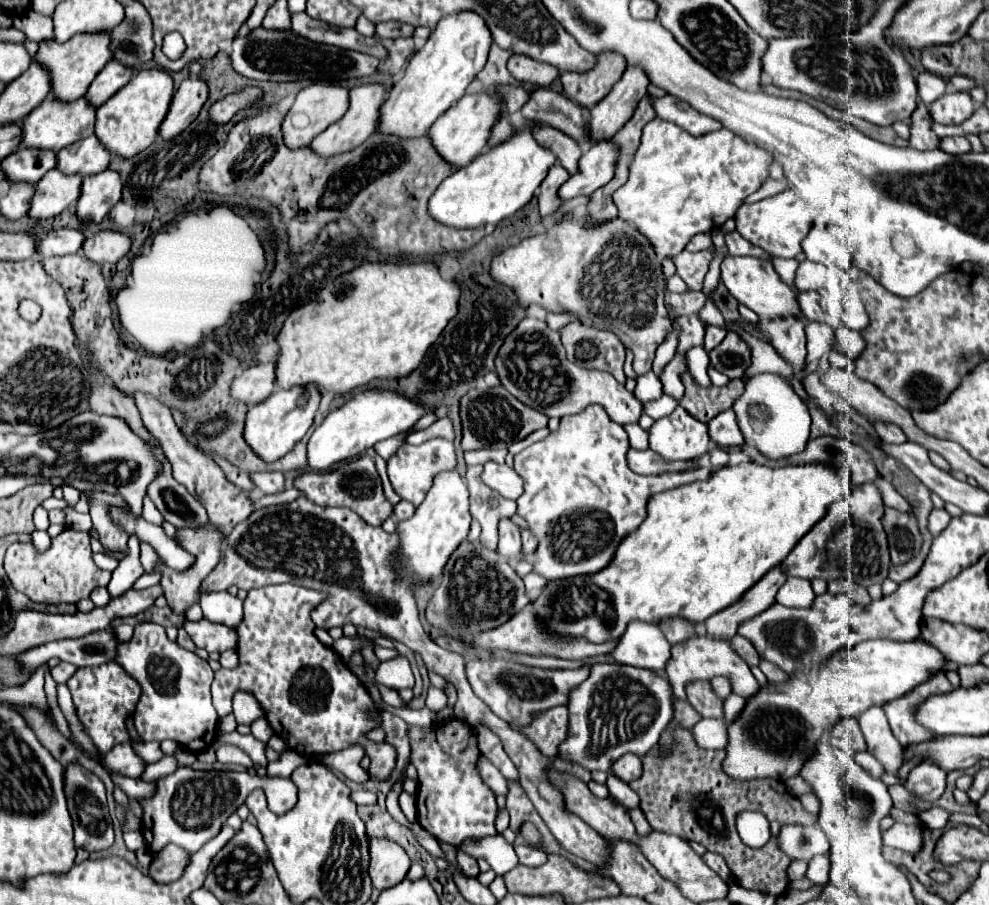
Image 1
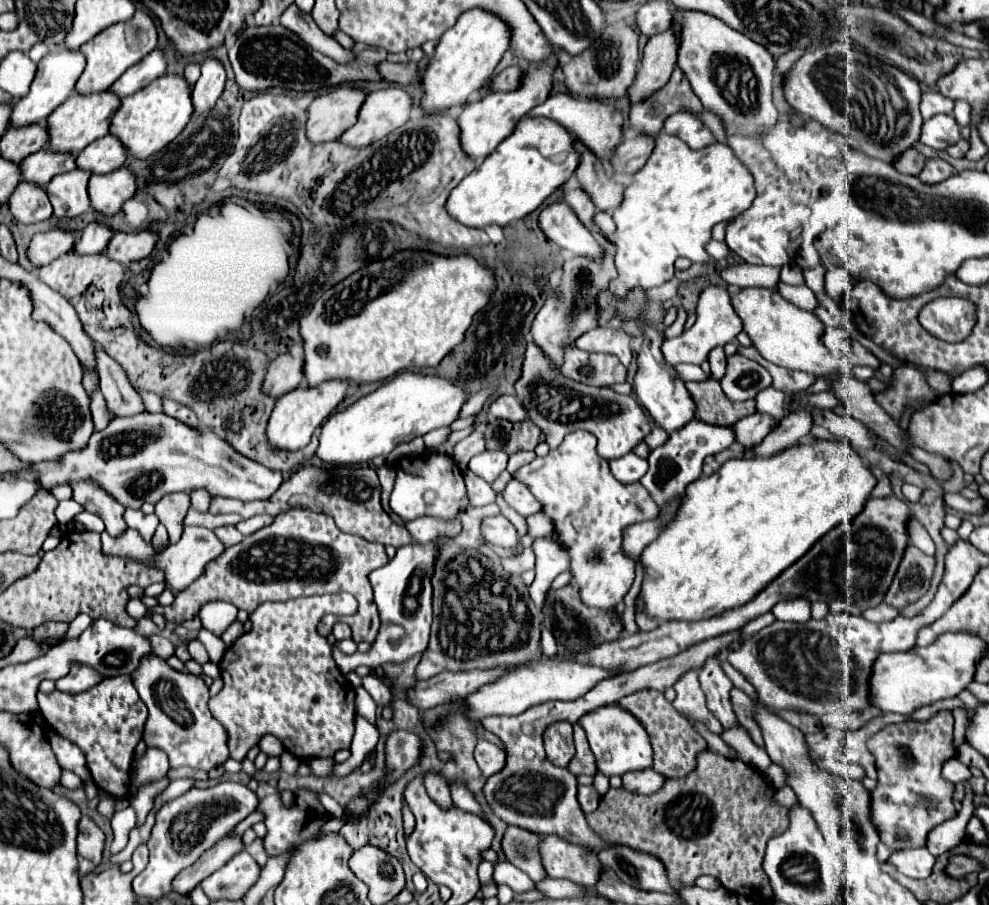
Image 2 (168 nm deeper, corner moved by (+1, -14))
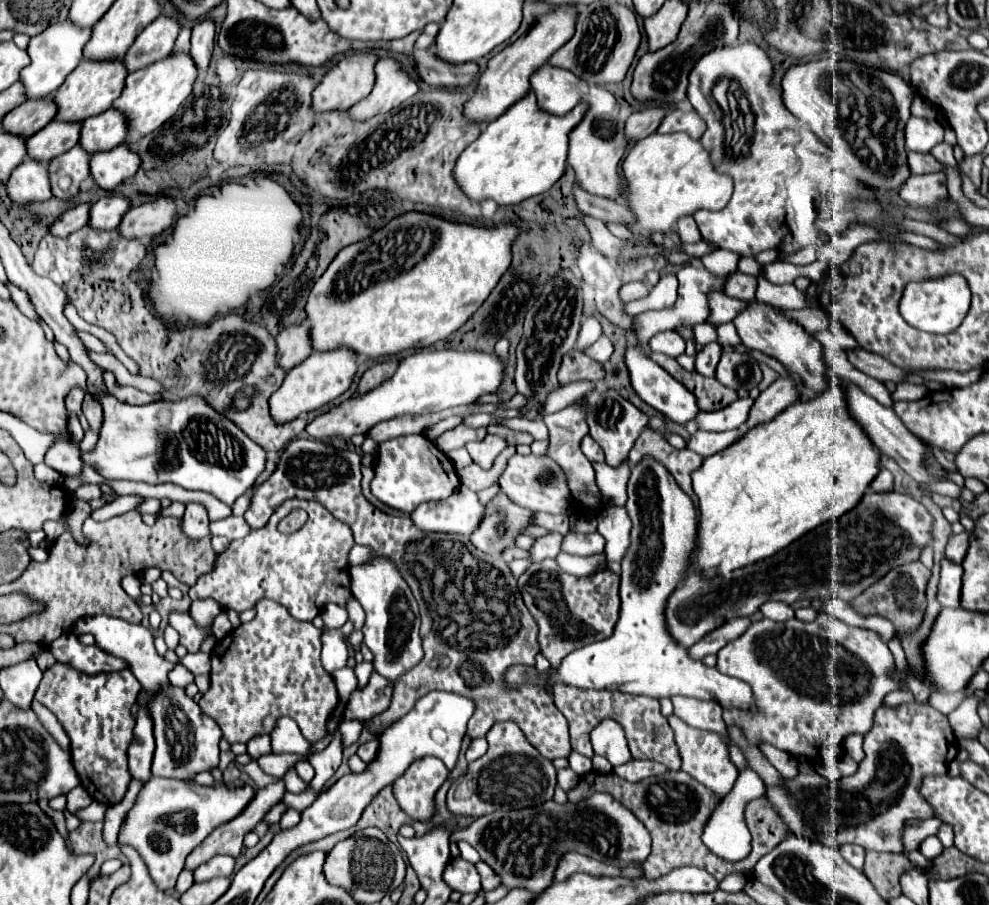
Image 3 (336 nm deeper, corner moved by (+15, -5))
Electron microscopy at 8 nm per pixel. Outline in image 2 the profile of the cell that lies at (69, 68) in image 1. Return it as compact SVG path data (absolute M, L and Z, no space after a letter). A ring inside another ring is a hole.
M138 10L128 22L108 26L106 30L102 30L98 36L94 36L90 42L86 42L80 48L86 56L86 70L82 72L76 84L76 92L92 94L92 92L108 90L130 66L140 62L156 46L158 46L158 30L156 30L154 18L148 12Z

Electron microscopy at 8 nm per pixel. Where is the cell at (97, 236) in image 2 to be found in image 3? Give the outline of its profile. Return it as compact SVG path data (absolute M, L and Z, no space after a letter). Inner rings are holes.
M102 197L90 207L90 221L88 225L98 231L116 229L120 217L130 209L130 201L126 197Z

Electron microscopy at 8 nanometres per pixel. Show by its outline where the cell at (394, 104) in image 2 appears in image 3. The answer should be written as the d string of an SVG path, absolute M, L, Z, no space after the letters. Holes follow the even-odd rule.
M380 59L374 71L376 83L372 93L346 111L352 121L368 121L376 115L388 113L418 93L418 81L402 71L396 61Z

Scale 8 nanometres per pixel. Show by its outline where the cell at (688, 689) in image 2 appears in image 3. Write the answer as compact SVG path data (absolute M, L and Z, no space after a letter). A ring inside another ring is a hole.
M672 713L668 717L670 727L674 729L676 735L676 743L680 749L680 757L682 757L682 769L686 773L690 773L696 781L704 783L708 789L712 789L718 797L726 797L736 781L736 773L738 769L732 765L730 755L728 755L728 747L722 739L720 733L714 731L702 731L702 729L694 729L690 725L686 725L676 713Z

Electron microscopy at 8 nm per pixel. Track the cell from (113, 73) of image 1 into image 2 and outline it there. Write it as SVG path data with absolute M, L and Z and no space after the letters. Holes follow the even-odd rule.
M162 48L152 50L142 62L134 64L132 68L128 68L112 86L110 90L114 94L118 94L120 98L134 94L136 90L148 86L152 80L156 80L158 76L166 74L166 56Z

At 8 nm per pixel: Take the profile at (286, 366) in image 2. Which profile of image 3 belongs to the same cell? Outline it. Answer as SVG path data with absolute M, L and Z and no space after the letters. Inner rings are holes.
M302 323L298 327L286 327L276 337L276 361L278 367L284 371L290 371L292 367L300 365L310 353L308 345L308 325Z

